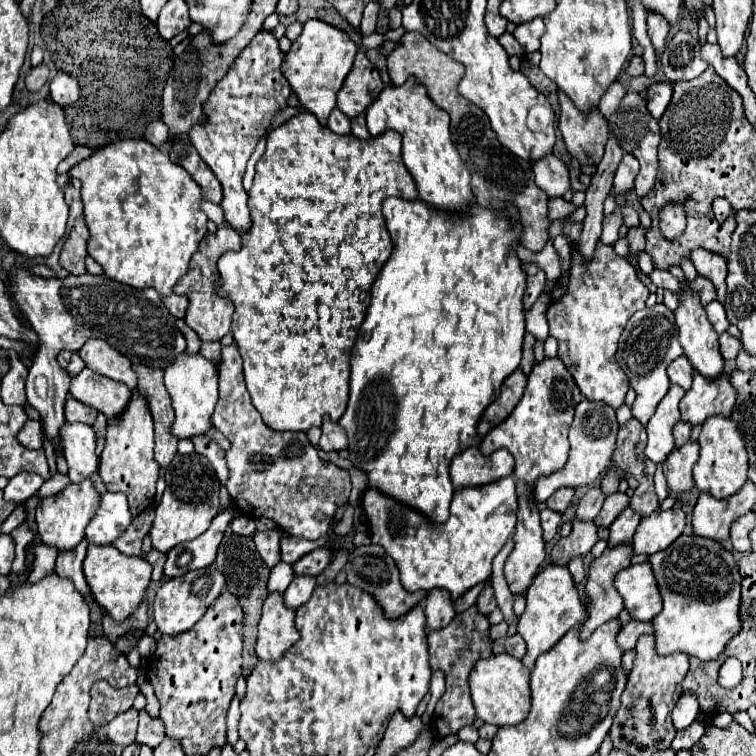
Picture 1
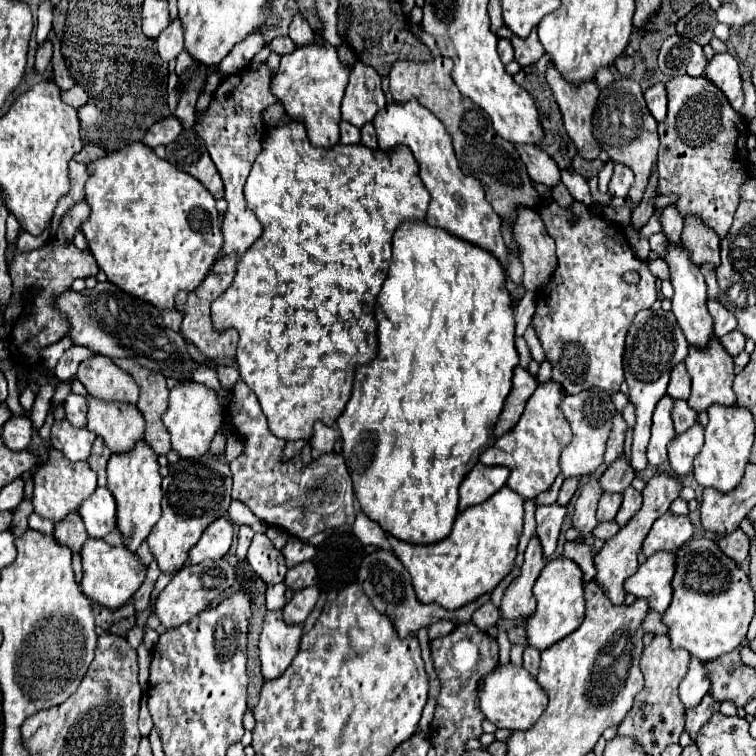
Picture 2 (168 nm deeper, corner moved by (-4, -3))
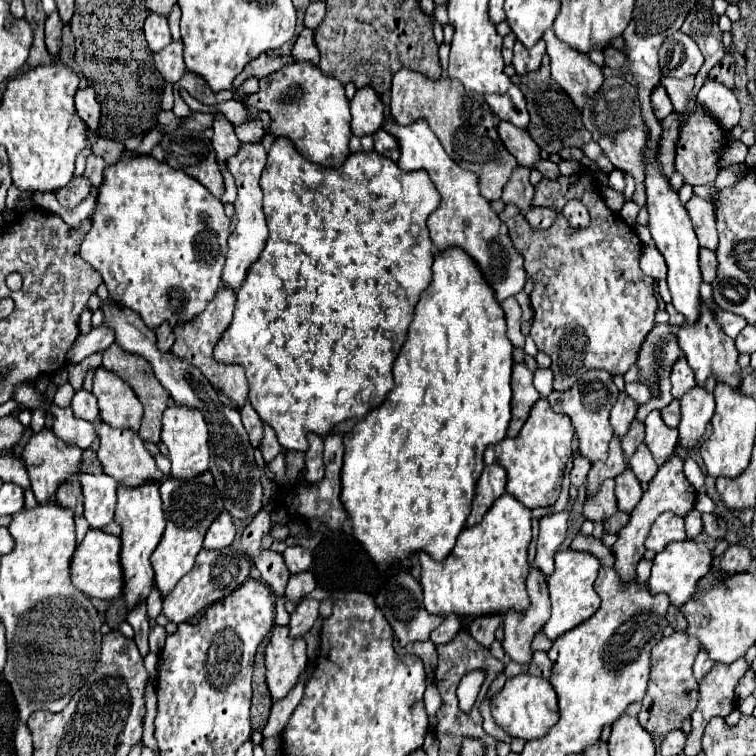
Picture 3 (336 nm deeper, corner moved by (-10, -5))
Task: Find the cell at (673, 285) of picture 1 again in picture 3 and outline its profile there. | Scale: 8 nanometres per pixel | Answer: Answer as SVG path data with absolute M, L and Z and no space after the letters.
M646 246L644 248L642 260L640 260L640 268L642 268L642 272L646 272L646 276L652 276L654 280L664 280L666 278L664 256L654 246Z

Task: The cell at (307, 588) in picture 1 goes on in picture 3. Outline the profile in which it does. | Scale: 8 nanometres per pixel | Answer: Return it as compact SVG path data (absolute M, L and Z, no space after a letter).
M306 598L298 604L298 608L290 616L290 636L294 636L294 638L304 636L312 628L312 624L318 618L318 606L320 606L320 602L312 600L312 598Z

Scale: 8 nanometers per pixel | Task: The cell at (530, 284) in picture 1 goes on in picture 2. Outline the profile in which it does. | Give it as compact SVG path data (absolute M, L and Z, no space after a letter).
M520 206L518 216L514 220L514 238L522 248L522 264L524 264L524 288L540 290L552 276L556 268L556 252L554 240L544 228L542 218L536 210Z

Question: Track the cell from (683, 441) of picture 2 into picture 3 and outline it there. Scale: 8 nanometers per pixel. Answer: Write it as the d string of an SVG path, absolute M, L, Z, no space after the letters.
M708 384L706 388L692 388L682 396L682 420L678 426L678 446L690 454L698 444L700 438L706 432L706 426L714 414L714 394L712 386Z

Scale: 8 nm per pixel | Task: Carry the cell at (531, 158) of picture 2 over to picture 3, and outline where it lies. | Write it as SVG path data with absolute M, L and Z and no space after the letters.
M500 122L498 124L498 134L502 136L502 142L506 144L508 152L512 156L516 156L520 166L532 170L536 166L536 162L542 160L538 144L534 144L534 140L530 138L530 134L526 130L520 130L520 128L514 128L512 124Z

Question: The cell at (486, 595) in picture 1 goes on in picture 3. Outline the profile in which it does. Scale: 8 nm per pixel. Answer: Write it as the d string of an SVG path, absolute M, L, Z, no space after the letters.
M486 614L480 618L474 618L468 626L470 634L474 636L474 640L478 640L482 646L490 646L494 642L494 632L502 622L502 614Z

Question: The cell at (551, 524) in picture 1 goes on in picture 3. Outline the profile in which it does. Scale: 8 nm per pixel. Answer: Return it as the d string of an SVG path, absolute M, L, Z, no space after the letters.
M570 486L570 508L564 508L562 512L546 514L540 518L540 534L536 542L536 560L534 566L538 566L546 576L554 572L554 554L558 552L560 544L566 538L568 530L568 518L572 514L572 504L577 499L577 488Z

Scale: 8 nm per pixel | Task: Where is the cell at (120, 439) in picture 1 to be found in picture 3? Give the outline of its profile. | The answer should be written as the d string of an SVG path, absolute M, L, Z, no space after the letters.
M146 480L140 486L124 486L118 484L118 504L116 504L116 518L122 526L122 568L124 568L124 598L128 608L134 608L136 600L144 600L150 592L154 570L150 566L150 554L160 542L160 536L164 532L166 520L162 512L162 500L160 500L160 484L156 480Z

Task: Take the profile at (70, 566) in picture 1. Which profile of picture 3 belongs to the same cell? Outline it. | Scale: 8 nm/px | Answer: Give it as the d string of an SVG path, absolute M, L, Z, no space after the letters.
M74 480L74 484L62 484L62 488L58 490L58 504L62 508L68 508L74 512L74 516L82 516L84 508L82 508L82 490L80 490L80 482Z

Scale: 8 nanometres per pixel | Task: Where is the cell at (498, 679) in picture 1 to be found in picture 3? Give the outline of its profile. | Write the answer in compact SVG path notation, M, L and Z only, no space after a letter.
M526 672L506 680L504 688L492 696L490 710L500 728L504 728L510 736L516 736L522 740L542 738L558 720L558 704L556 704L554 688L550 686L548 680L530 676Z

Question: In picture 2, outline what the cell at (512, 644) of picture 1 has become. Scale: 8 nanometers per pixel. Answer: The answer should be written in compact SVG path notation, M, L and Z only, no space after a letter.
M528 646L526 650L524 650L524 664L522 664L532 676L536 676L538 674L538 666L540 666L540 652L536 650L536 648L532 648L532 646Z

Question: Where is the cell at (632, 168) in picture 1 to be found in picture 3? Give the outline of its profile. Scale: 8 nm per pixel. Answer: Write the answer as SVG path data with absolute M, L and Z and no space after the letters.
M612 170L608 178L610 178L610 180L608 180L610 188L614 188L616 192L622 192L622 190L624 190L624 186L626 186L626 178L624 178L624 172L622 172L622 170Z

